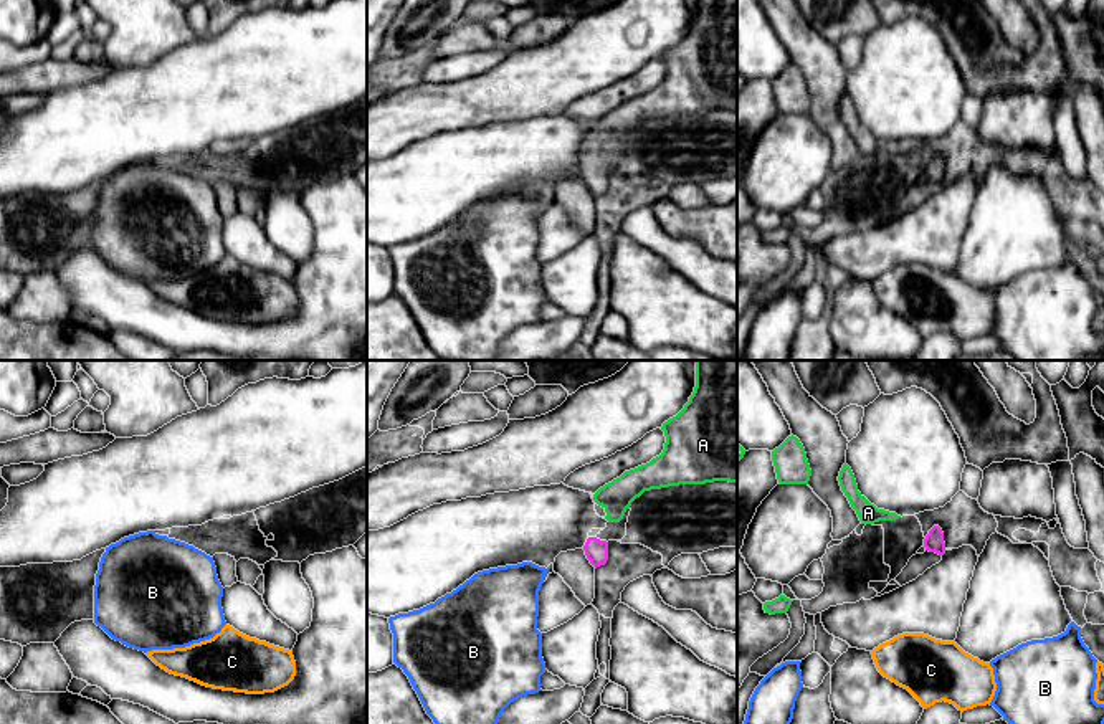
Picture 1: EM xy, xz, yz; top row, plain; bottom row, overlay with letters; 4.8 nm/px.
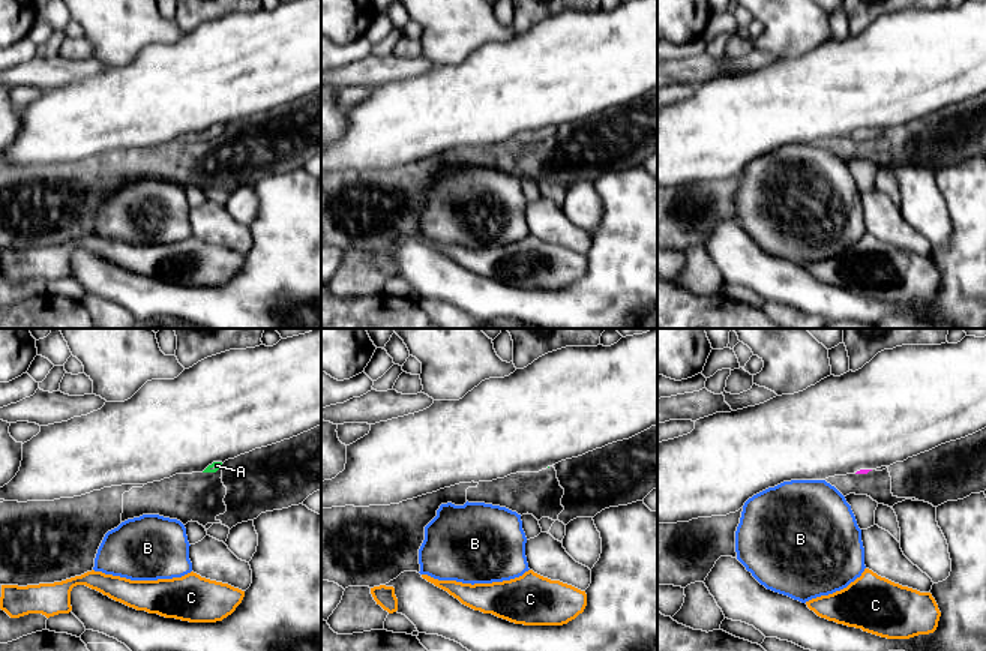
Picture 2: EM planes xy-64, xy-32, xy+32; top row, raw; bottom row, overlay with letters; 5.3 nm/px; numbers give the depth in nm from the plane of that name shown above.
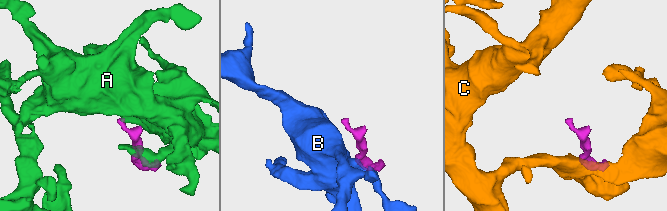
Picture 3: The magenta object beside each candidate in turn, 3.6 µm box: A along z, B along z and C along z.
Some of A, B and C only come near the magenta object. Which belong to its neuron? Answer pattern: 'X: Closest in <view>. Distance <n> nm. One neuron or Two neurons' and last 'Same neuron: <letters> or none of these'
A: Closest in xz. Distance 100 nm. One neuron
B: Closest in xz. Distance 200 nm. Two neurons
C: Closest in yz. Distance 400 nm. Two neurons
Same neuron: A

